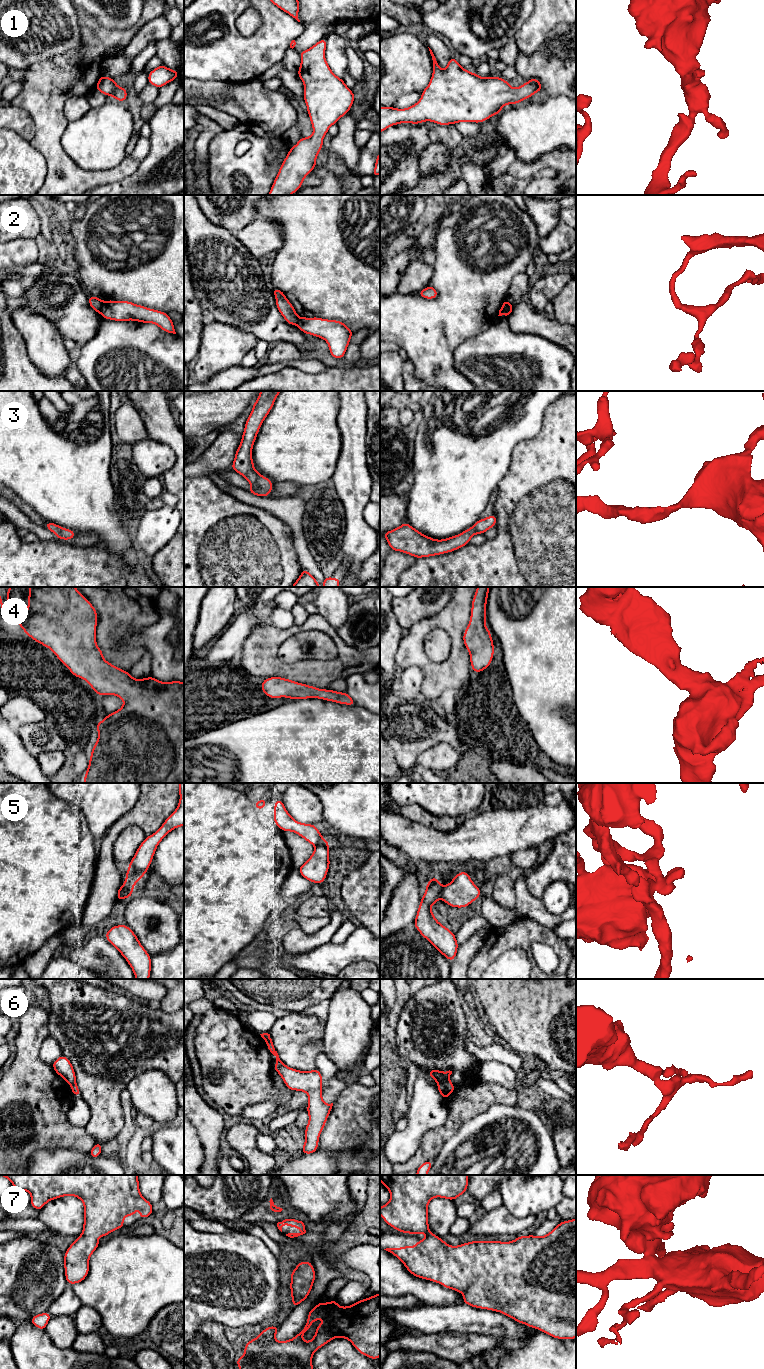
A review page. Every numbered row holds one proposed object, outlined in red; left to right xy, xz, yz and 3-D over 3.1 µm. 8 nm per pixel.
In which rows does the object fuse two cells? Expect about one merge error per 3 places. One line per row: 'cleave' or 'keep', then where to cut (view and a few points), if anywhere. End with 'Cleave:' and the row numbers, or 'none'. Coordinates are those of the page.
1: keep; no cut
2: cleave; cut in yz along (509, 303), (503, 314)
3: keep; no cut
4: keep; no cut
5: keep; no cut
6: cleave; cut in yz along (448, 1080), (438, 1085)
7: keep; no cut
Cleave: 2, 6

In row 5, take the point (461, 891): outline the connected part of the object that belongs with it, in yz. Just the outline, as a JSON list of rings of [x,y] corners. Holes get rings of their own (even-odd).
[[[466,871],[456,874],[445,886],[442,886],[433,876],[426,883],[426,891],[421,897],[414,926],[437,951],[452,962],[456,957],[459,944],[455,934],[437,921],[430,907],[441,898],[451,907],[463,908],[469,906],[480,896],[480,888],[474,884]]]

